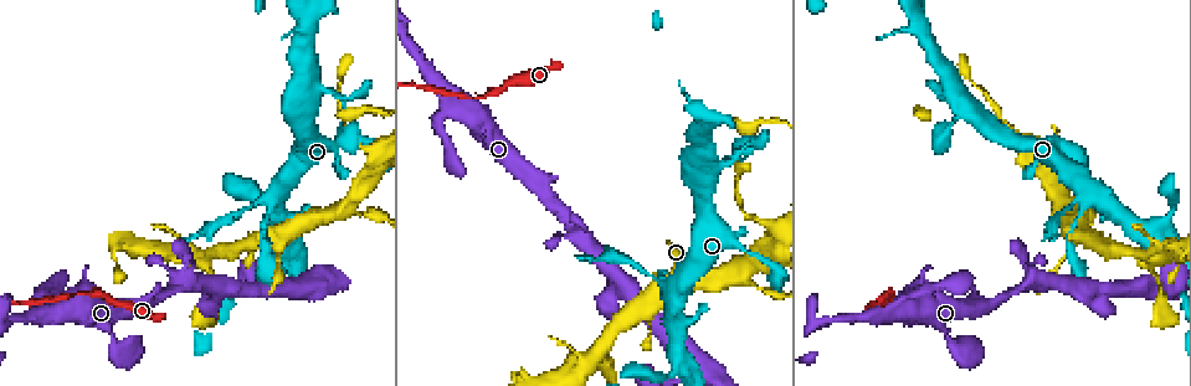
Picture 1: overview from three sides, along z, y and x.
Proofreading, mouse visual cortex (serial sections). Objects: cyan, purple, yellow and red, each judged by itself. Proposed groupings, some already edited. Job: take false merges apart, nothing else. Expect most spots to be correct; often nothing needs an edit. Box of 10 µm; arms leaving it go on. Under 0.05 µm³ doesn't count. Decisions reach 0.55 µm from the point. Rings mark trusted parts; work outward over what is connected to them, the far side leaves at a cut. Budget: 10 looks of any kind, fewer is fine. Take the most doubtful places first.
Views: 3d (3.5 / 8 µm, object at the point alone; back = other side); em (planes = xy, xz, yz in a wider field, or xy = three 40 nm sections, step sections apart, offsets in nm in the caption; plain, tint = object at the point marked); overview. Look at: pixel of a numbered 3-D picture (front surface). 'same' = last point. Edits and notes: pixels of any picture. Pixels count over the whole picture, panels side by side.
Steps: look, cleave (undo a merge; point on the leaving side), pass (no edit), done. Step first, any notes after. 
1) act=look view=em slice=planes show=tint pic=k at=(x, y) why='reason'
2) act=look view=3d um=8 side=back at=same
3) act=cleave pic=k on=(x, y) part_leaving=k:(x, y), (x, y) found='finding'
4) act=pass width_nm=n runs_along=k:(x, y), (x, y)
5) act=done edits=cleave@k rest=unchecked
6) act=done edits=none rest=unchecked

act=look view=3d um=8 pic=1 at=(503, 87) why='thick turns thin'

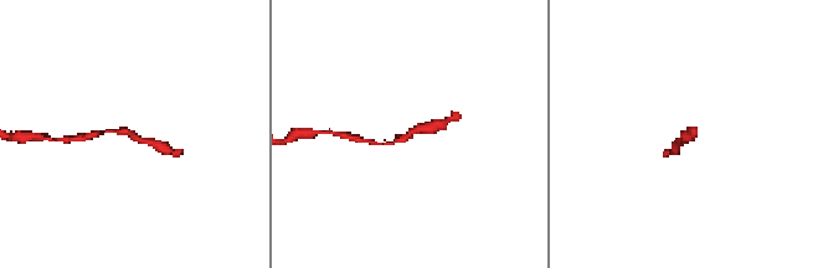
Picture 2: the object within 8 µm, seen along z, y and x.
act=look view=3d um=3.5 at=same

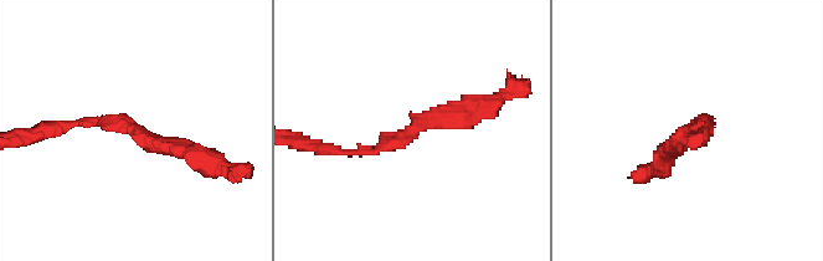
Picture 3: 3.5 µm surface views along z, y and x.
act=look view=em slice=xy step=2 show=tint pic=3 at=(412, 129) arm_widths_nm=100,250 why='need the tissue'

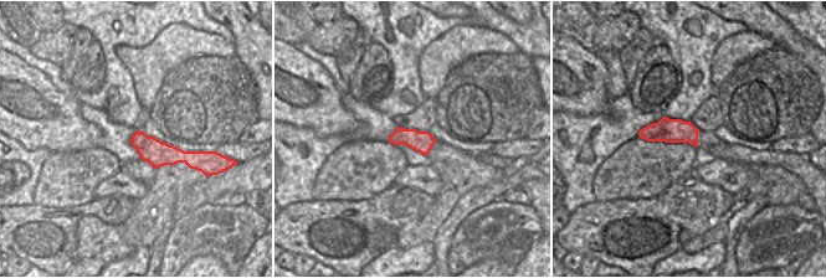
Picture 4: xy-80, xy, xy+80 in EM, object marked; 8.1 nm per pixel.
act=pass runs_along=4:(134, 139), (158, 154), (196, 156) found='one cell here'

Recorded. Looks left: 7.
act=look view=3d um=3.5 side=back pic=1 at=(1009, 124) why='thin neck'

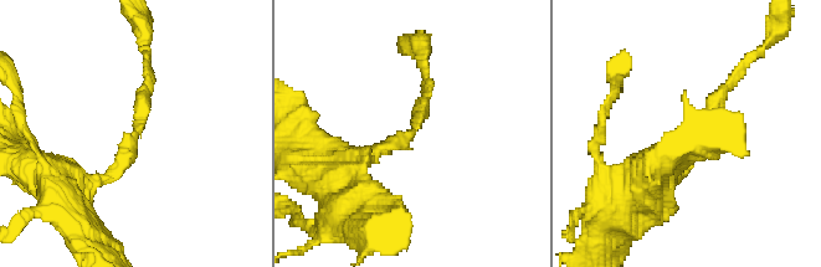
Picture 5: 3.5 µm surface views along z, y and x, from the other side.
act=look view=em slice=xy step=5 show=tint pic=5 at=(137, 131) arm_widths_nm=150,150

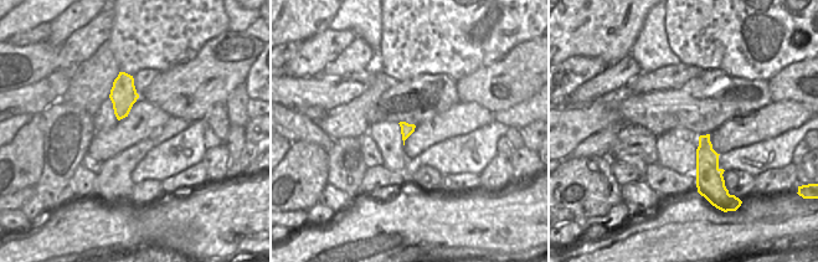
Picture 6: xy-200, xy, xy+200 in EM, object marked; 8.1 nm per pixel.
act=pass runs_along=5:(665, 183), (744, 63) found='continuous, no second cell'

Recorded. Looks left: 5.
act=look view=3d um=3.5 pic=1 at=(270, 197) why='two arms at a narrow angle'

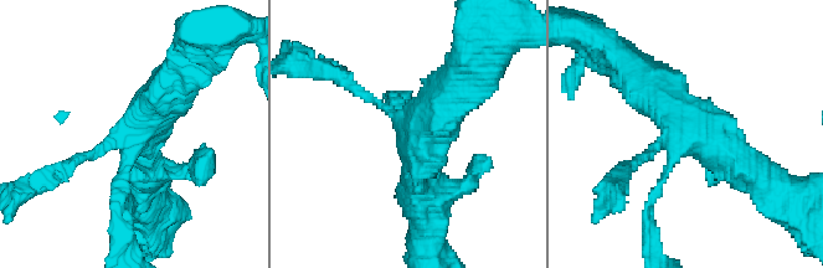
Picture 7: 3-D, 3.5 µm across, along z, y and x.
act=look view=em slice=planes show=tint pic=7 at=(676, 138) arms=4 arm_widths_nm=150,150,400,500

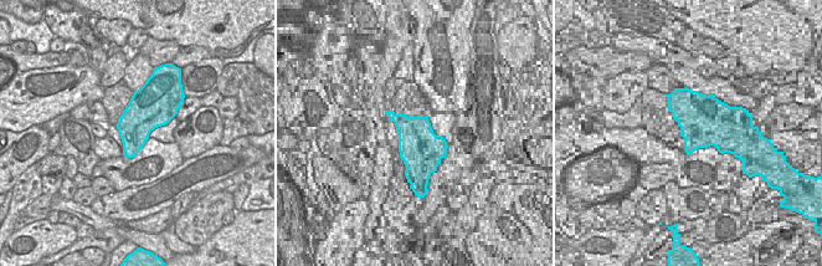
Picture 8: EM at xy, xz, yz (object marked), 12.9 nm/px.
act=pass runs_along=7:(633, 71), (747, 170) found='all the same cell'

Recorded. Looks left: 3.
act=look view=3d um=8 pic=1 at=(1037, 279) why='abrupt turn'

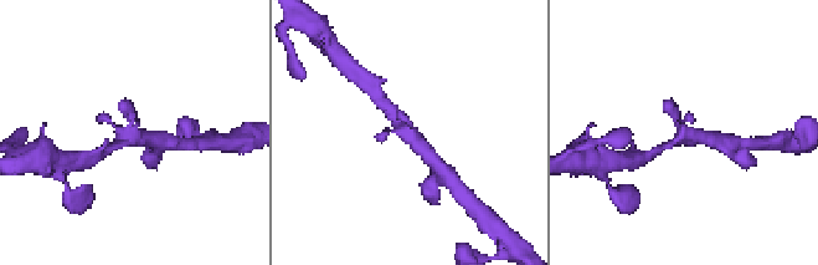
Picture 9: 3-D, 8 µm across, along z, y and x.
act=look view=3d um=3.5 side=back at=same

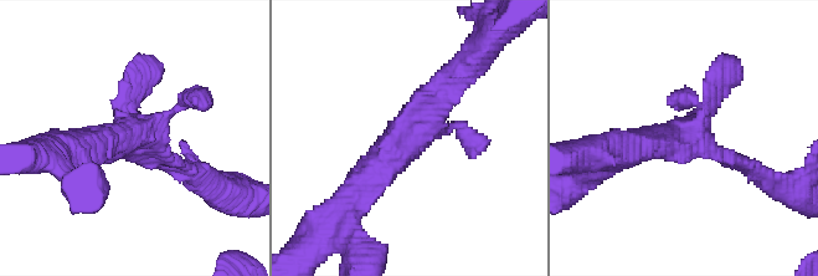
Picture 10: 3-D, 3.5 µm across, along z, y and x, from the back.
act=look view=em slice=xy step=3 show=tint pic=10 at=(122, 136)

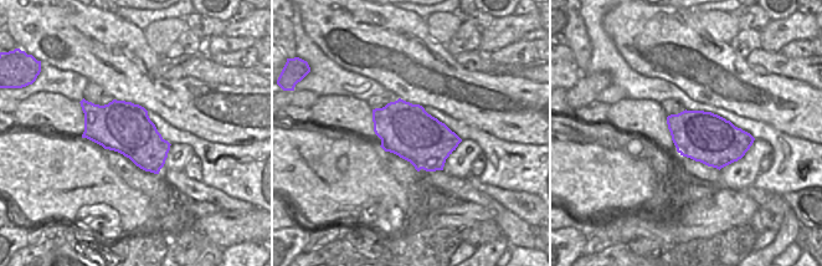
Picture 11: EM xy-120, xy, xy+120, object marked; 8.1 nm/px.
act=pass runs_along=10:(443, 77), (351, 198) found='continuous, no second cell'

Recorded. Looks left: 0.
act=done edits=none rest=unchecked

